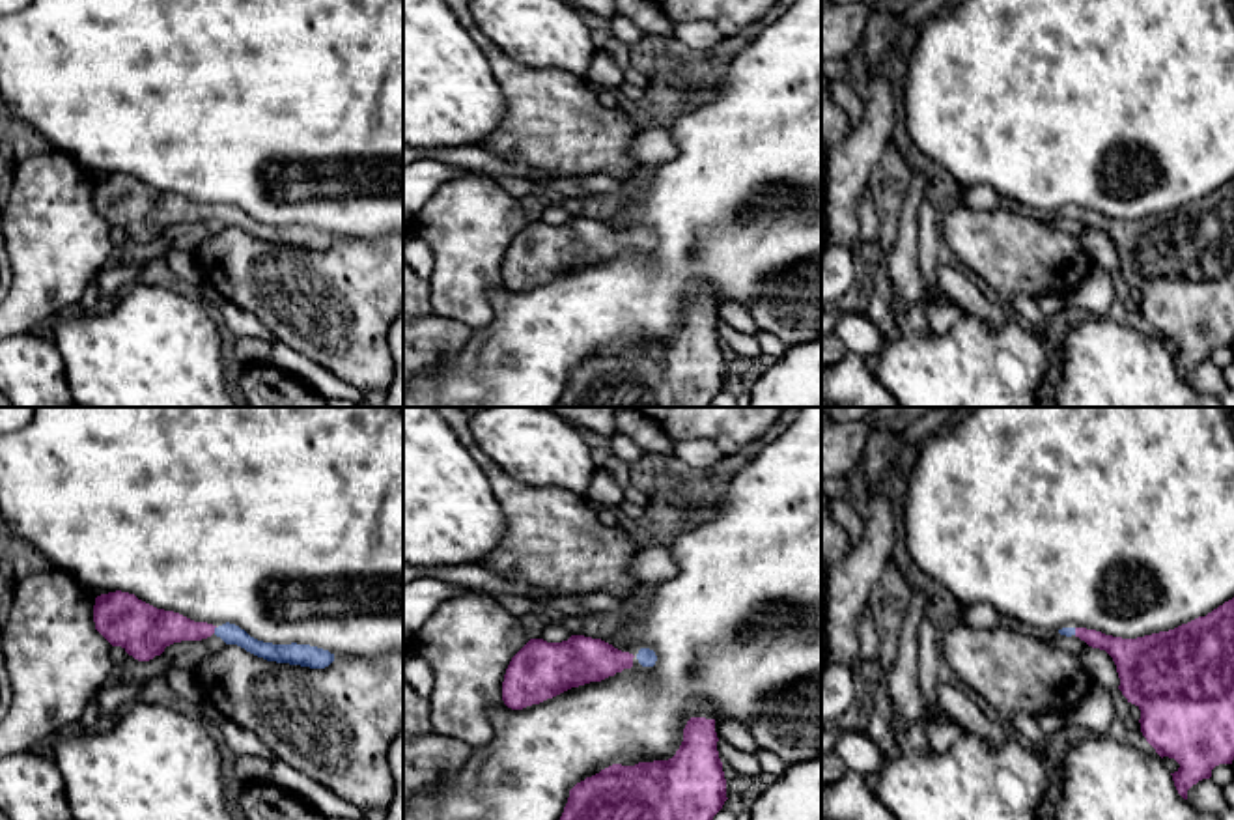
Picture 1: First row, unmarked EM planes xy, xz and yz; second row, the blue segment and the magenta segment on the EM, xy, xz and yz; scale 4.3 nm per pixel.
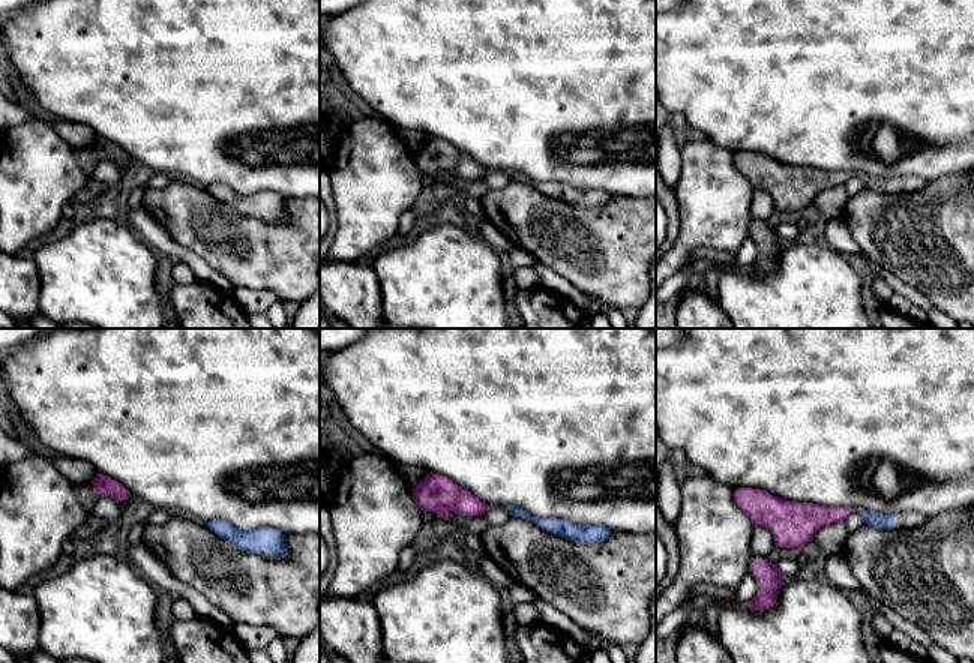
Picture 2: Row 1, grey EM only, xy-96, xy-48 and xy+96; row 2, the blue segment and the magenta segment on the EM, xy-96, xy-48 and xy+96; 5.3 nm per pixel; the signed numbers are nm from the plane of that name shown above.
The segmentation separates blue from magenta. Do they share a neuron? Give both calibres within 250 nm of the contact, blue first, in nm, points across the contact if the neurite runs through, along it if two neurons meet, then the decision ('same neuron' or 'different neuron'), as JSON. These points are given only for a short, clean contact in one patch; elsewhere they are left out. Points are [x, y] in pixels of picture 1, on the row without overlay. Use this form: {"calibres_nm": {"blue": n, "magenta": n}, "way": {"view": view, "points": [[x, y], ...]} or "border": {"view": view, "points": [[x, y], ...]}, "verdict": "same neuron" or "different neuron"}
{"calibres_nm": {"blue": 90, "magenta": 170}, "verdict": "same neuron"}

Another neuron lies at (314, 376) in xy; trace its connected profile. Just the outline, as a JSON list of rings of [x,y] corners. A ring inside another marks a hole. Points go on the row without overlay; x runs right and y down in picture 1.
[[[274,340],[269,344],[269,349],[273,364],[319,392],[327,402],[340,398],[357,403],[364,398],[360,390],[336,377],[330,370],[297,353],[284,342]]]

